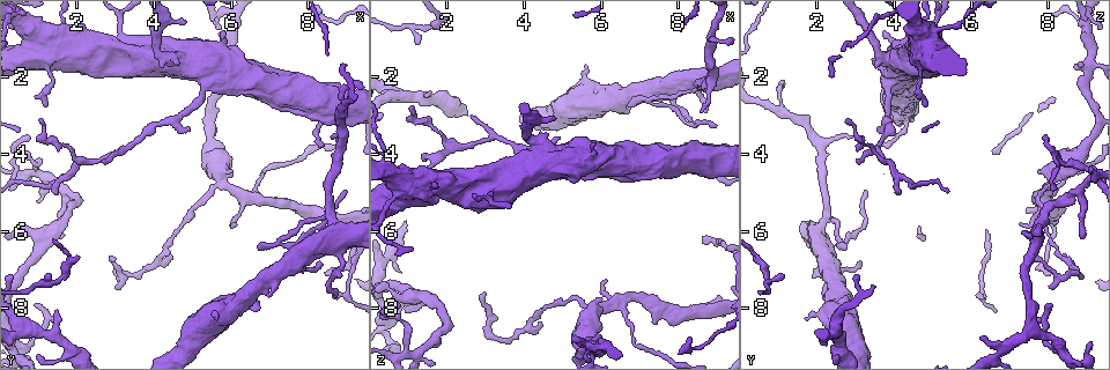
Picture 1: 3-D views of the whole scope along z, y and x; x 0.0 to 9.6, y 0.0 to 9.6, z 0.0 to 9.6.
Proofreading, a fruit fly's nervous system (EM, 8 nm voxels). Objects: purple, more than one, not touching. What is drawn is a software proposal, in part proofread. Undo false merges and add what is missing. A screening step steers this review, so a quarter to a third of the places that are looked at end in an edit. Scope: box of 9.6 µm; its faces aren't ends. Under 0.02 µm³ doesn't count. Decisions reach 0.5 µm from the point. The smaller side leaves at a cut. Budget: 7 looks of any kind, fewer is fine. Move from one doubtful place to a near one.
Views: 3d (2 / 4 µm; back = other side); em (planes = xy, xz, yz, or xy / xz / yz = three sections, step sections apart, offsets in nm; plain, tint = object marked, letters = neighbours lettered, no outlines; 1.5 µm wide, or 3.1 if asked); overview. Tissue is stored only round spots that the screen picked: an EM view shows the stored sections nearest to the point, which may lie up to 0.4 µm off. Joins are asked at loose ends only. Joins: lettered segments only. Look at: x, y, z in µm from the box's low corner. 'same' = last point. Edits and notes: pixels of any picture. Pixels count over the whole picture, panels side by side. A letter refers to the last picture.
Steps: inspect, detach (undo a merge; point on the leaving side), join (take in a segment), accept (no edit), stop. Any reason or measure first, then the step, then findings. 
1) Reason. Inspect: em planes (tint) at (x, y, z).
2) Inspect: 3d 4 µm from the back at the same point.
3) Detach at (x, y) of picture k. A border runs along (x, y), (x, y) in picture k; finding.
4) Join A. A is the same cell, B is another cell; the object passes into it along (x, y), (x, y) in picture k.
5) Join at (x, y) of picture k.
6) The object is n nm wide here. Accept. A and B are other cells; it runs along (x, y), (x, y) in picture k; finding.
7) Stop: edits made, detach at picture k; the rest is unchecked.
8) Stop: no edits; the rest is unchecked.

An open end. Inspect: em xy step 4 (letters) at (6.75, 6.40, 2.80).

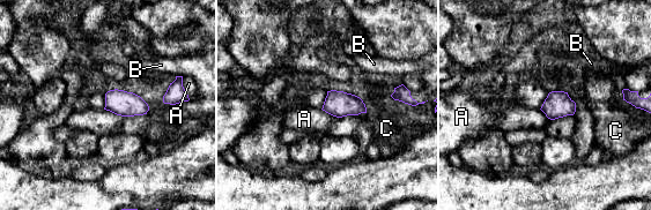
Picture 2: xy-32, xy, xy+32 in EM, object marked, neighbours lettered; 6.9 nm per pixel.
Cut it another way. Inspect: em planes (letters) at the same point.

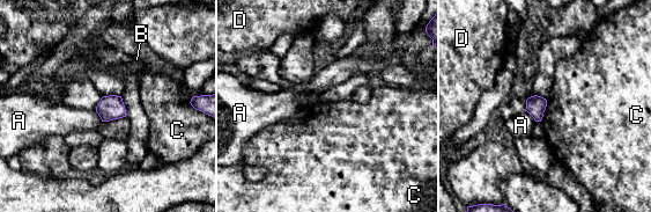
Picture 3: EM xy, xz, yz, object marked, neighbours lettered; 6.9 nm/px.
The object is 140 nm wide here. Accept. A, B, C and D are other cells; a border runs along (547, 100), (547, 106), (540, 121) in picture 3; no lettered segment goes on from it.

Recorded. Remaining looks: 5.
Thin end. Inspect: 3d 4 µm at (6.10, 5.85, 7.25).

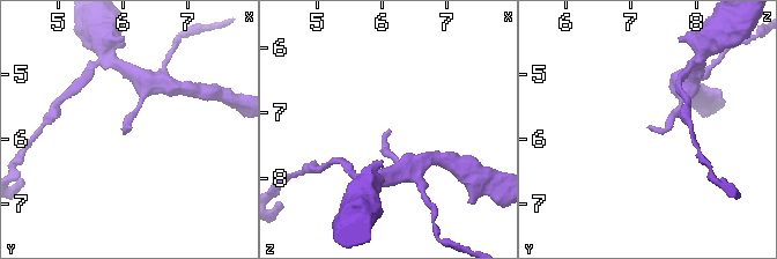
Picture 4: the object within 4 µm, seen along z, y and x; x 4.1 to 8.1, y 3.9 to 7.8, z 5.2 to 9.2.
Inspect: em xz step 8 (tint) at (6.10, 5.80, 7.25).

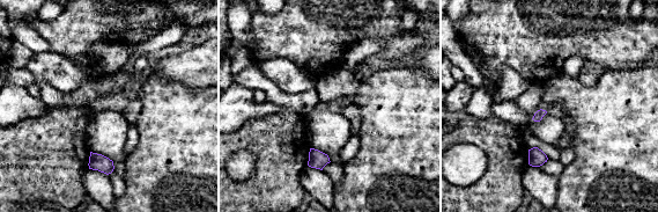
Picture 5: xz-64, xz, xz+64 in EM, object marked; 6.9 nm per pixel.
Inspect: em planes (letters) at the same point.

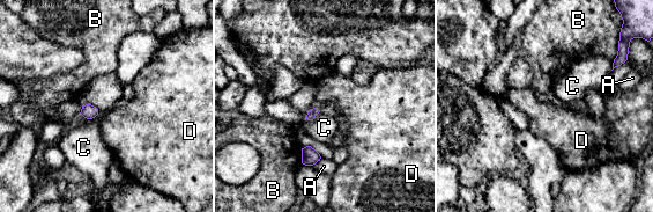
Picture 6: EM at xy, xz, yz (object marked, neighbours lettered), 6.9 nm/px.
The longest contact is with C, 140 nm. Accept. A, B, C and D are other cells; none of them fits.

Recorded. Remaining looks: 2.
Stop: no edits; the rest is unchecked.

